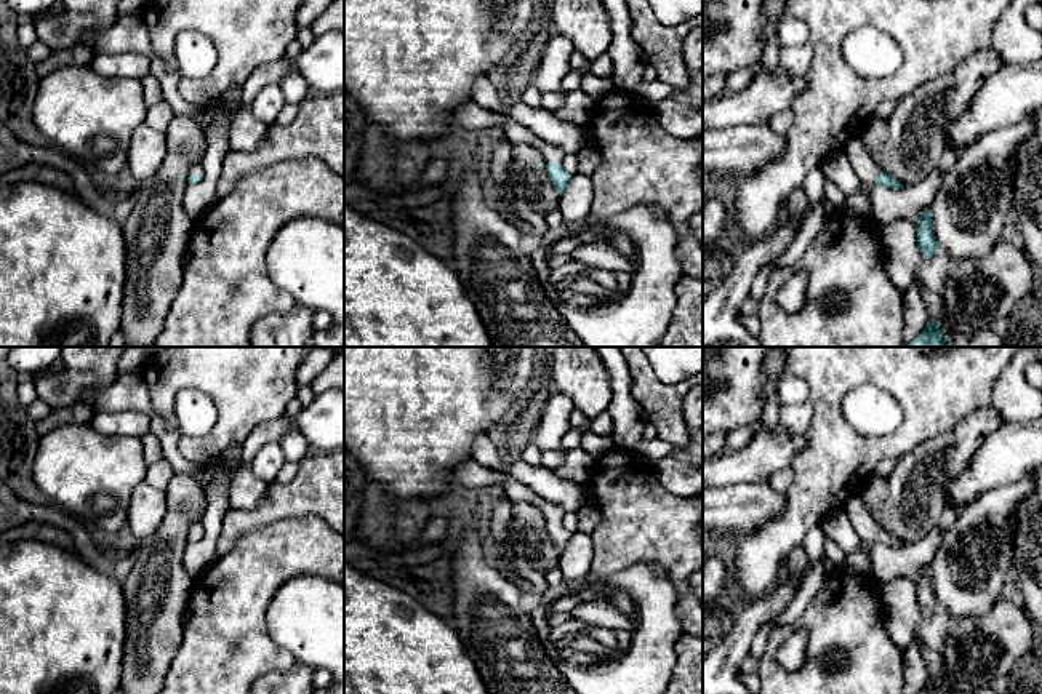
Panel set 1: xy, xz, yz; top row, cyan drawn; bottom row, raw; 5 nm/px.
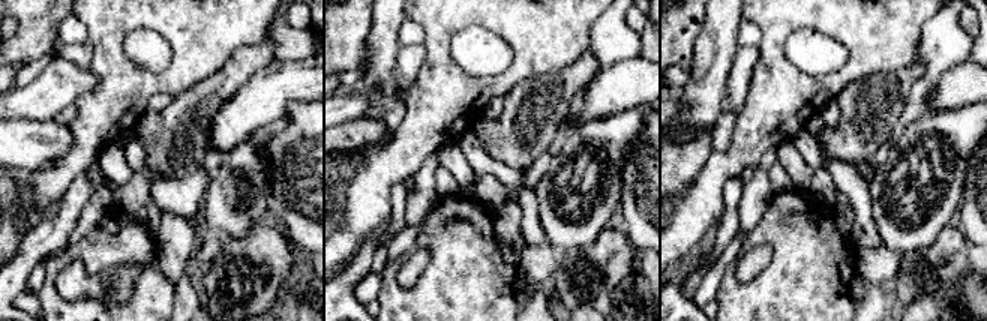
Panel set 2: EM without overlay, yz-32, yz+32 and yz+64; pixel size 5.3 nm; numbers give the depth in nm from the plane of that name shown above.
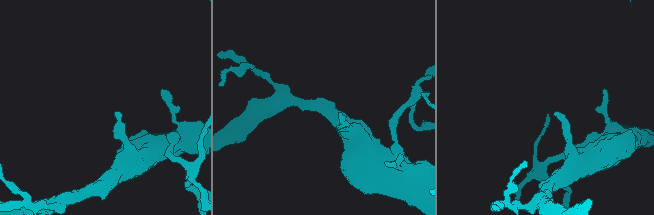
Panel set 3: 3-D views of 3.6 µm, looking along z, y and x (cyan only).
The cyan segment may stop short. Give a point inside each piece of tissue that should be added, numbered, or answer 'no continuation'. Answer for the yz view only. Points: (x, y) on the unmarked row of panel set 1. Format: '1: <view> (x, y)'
1: yz (863, 523)

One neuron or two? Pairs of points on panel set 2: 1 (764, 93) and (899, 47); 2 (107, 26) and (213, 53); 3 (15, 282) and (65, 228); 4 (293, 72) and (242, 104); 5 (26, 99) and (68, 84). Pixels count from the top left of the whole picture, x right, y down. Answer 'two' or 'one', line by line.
1: one
2: one
3: one
4: one
5: one

